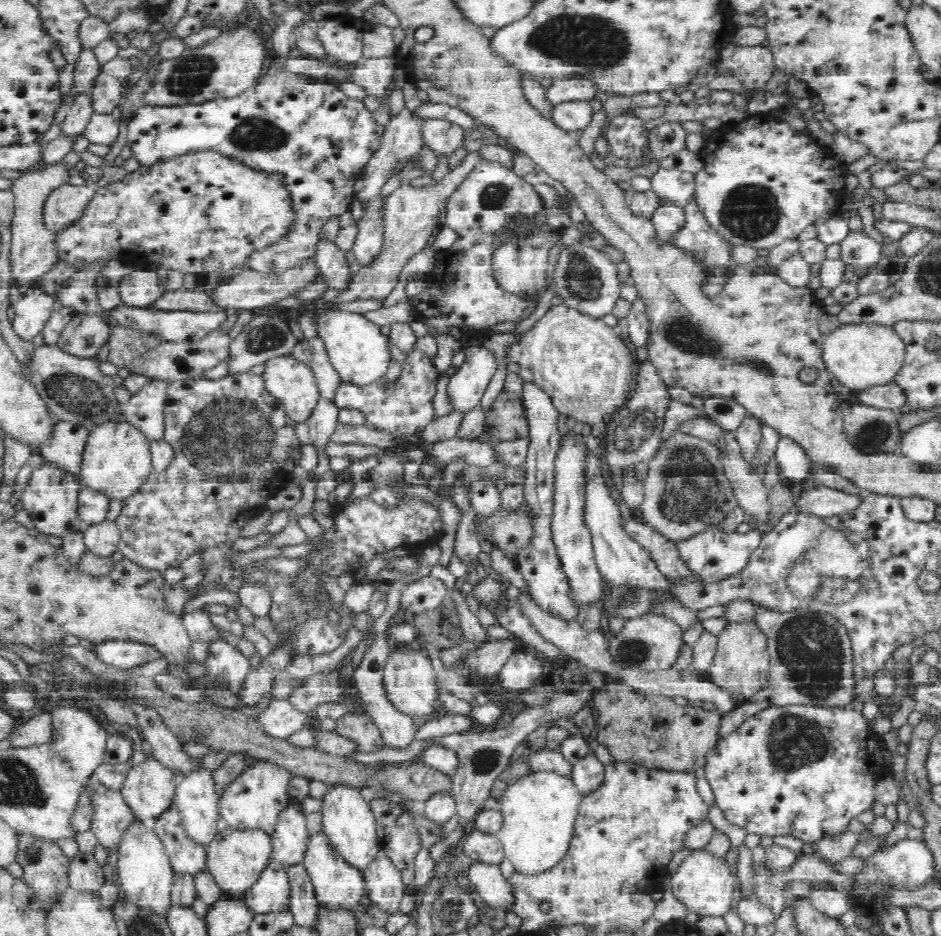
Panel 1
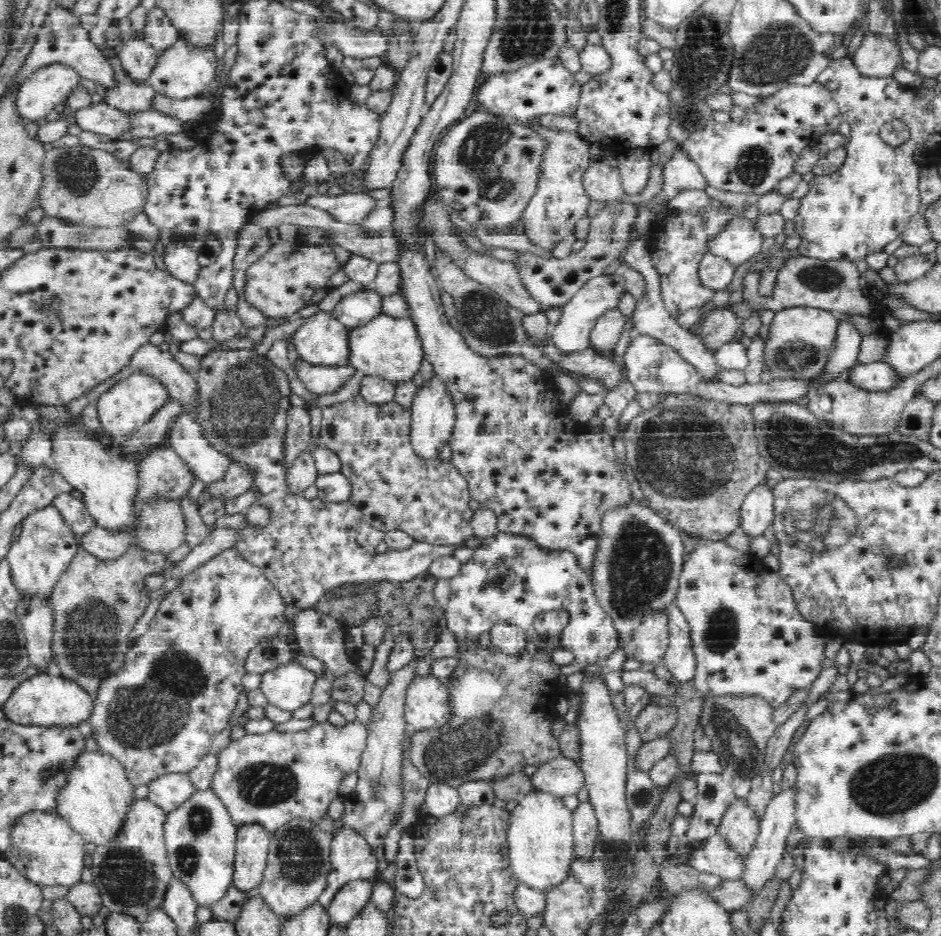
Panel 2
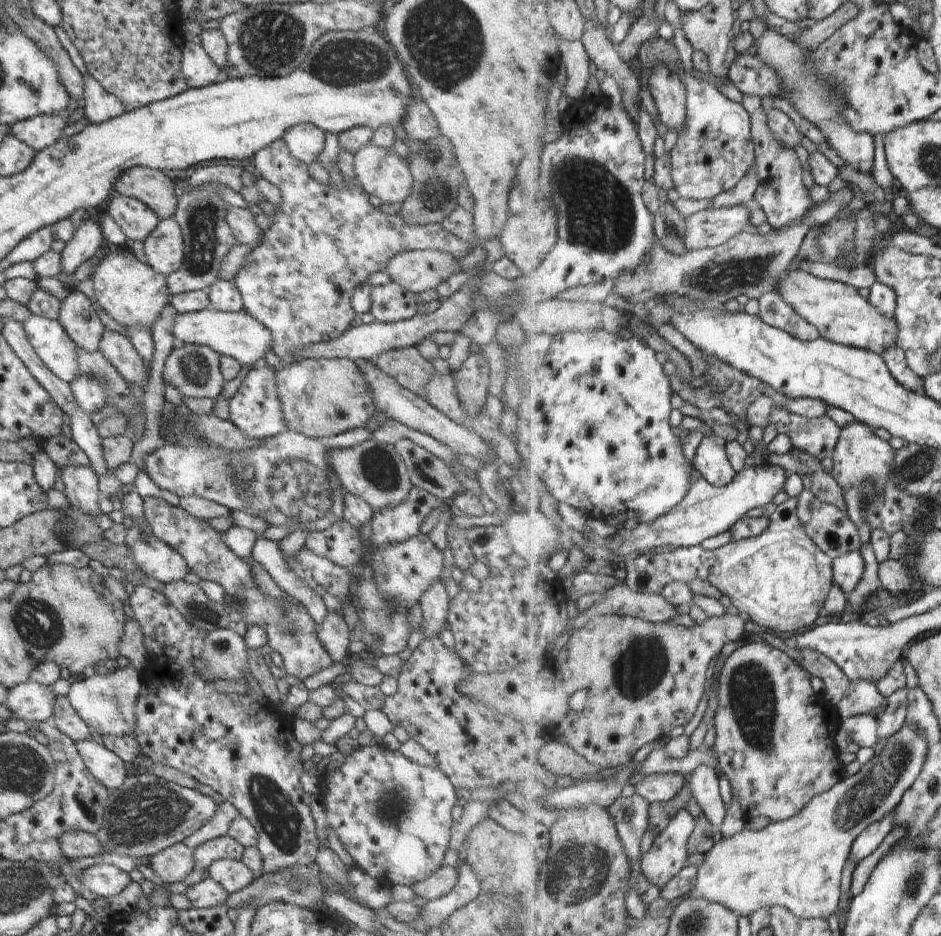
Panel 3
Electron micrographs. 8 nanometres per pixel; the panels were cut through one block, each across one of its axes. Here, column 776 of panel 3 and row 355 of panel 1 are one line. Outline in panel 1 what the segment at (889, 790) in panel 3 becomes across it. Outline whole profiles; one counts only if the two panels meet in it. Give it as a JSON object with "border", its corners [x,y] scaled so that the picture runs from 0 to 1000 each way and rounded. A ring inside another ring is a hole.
{"border":[[[905,346],[893,348],[875,362],[874,382],[880,397],[902,416],[916,417],[948,409],[961,389],[963,368],[948,348],[937,346]]]}

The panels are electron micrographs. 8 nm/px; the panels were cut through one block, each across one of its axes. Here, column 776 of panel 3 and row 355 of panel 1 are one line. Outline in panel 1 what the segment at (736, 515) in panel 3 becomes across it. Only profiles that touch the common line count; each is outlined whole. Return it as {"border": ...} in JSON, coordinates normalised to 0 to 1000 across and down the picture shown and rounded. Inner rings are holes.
{"border":[[[513,370],[493,373],[494,386],[478,405],[476,421],[484,438],[496,439],[510,432],[521,406],[529,395],[523,374]]]}

